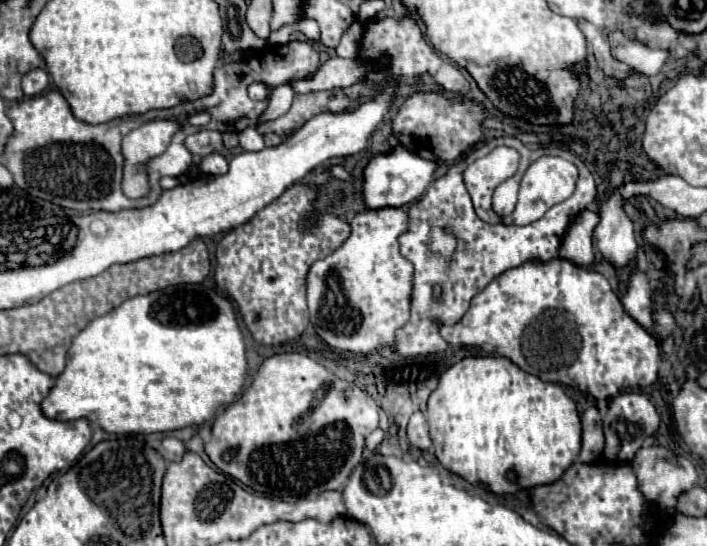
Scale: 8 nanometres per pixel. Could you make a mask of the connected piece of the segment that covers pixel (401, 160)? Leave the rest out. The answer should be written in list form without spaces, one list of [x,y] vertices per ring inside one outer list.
[[[397,146],[387,156],[375,156],[369,166],[365,168],[365,182],[363,182],[363,196],[369,208],[385,208],[385,206],[405,206],[413,200],[419,200],[433,180],[437,164],[431,160],[421,160],[417,154],[411,154],[403,146]]]

